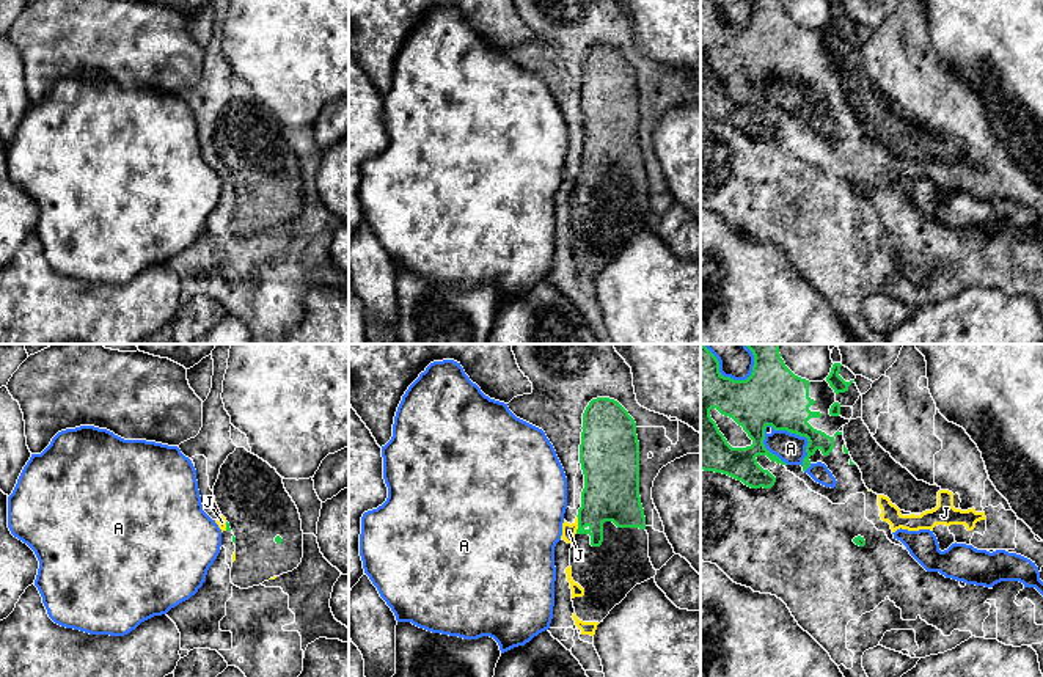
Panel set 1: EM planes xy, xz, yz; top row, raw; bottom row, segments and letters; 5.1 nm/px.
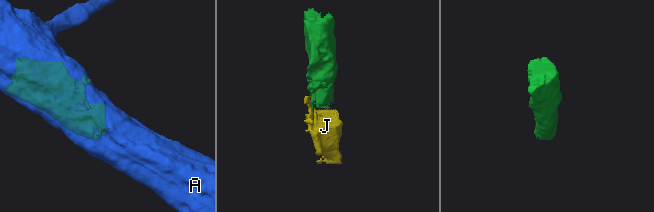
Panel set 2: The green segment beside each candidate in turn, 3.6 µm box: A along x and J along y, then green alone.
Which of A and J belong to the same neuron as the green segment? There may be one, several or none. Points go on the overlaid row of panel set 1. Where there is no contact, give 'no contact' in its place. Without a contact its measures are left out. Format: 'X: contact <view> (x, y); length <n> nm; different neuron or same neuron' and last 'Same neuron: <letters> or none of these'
A: contact yz (800, 435); length 280 nm; different neuron
J: contact xz (578, 525); length 100 nm; same neuron
Same neuron: J

